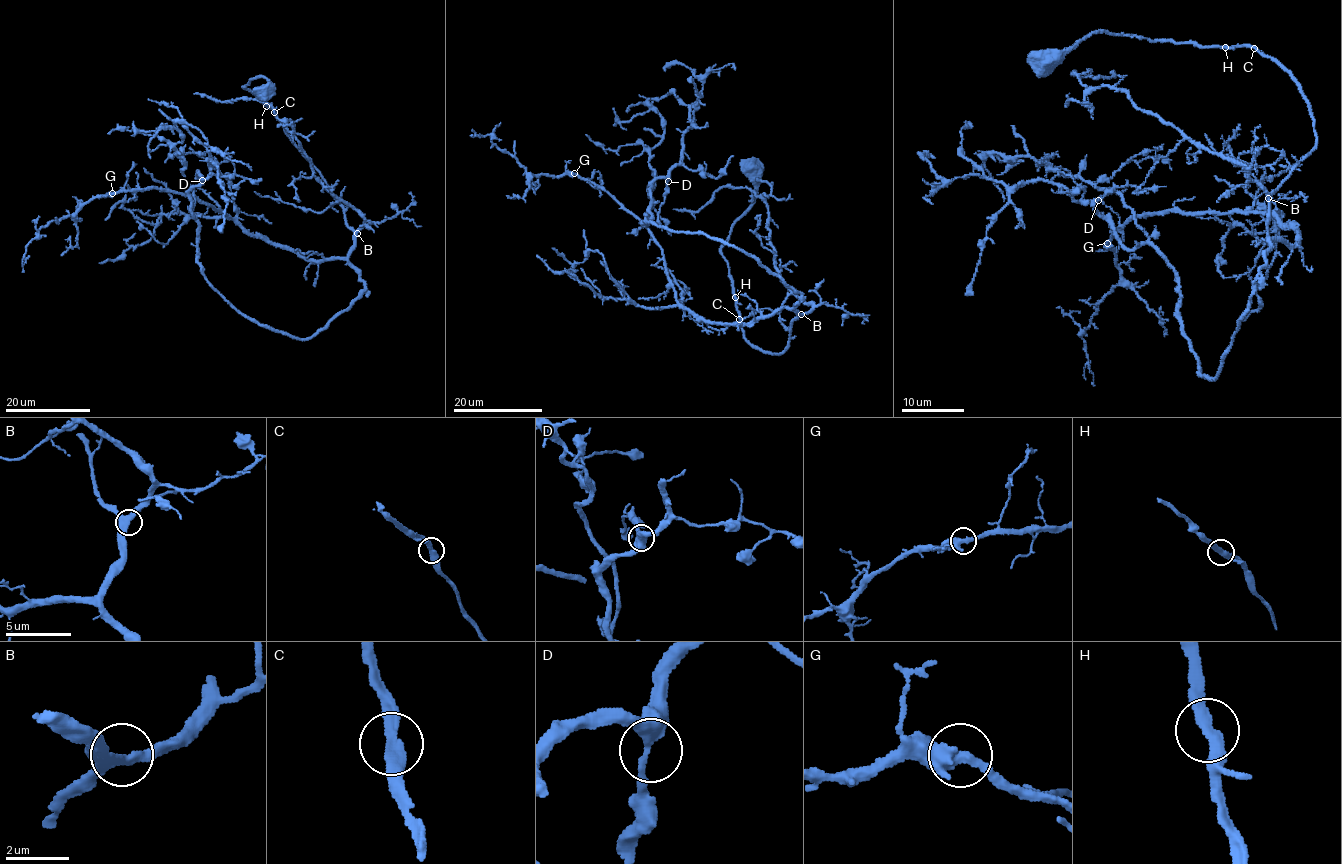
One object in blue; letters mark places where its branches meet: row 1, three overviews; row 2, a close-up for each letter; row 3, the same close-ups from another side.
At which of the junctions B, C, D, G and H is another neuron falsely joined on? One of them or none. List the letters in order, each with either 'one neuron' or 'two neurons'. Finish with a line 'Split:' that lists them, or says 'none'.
B: one neuron
C: one neuron
D: one neuron
G: one neuron
H: one neuron
Split: none

